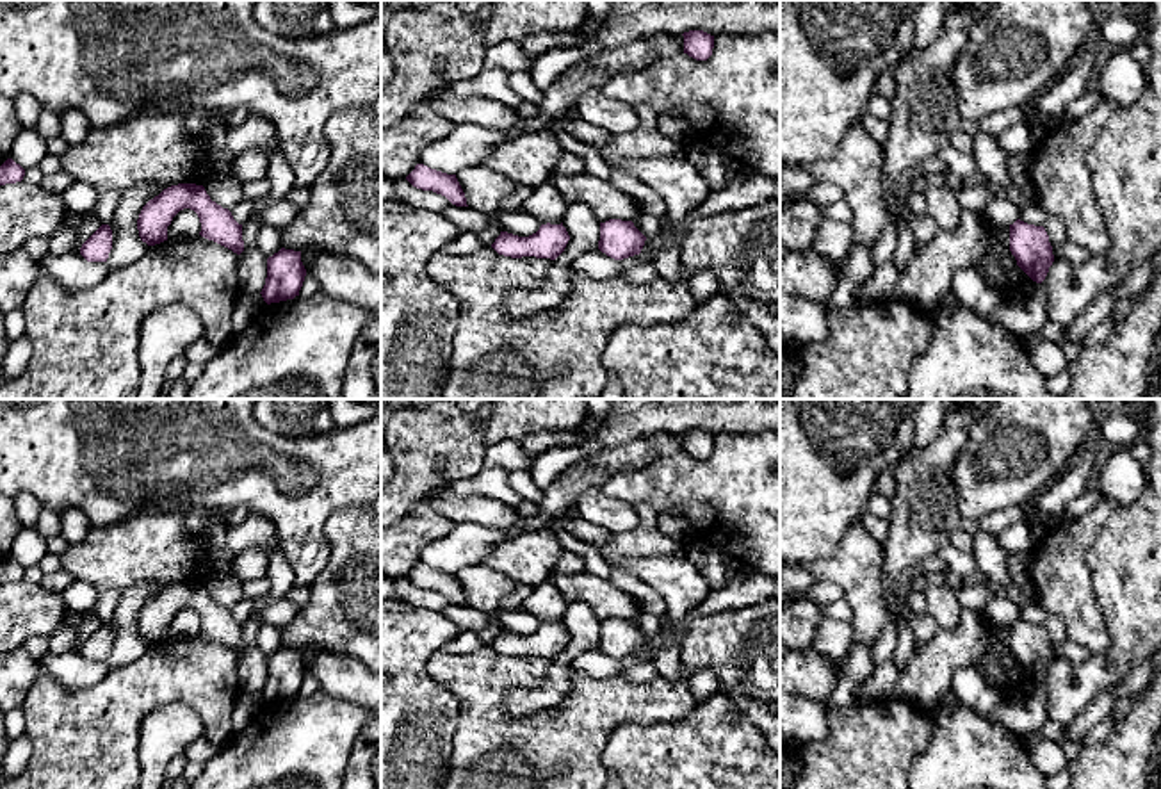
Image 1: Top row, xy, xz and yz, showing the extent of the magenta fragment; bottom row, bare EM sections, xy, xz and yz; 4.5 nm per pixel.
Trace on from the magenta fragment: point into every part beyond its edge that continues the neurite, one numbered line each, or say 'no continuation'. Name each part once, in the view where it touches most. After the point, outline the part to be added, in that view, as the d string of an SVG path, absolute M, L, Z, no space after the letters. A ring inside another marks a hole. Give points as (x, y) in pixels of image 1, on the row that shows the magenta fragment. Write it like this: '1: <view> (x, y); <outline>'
no continuation

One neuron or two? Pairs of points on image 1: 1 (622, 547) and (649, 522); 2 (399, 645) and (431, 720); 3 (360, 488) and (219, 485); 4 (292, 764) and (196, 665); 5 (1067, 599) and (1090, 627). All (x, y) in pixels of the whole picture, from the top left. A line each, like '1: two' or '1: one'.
1: two
2: one
3: one
4: two
5: one

